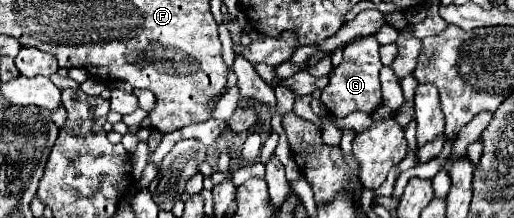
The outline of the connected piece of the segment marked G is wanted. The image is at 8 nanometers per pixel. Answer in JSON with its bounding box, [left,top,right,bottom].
[321,36,381,118]

